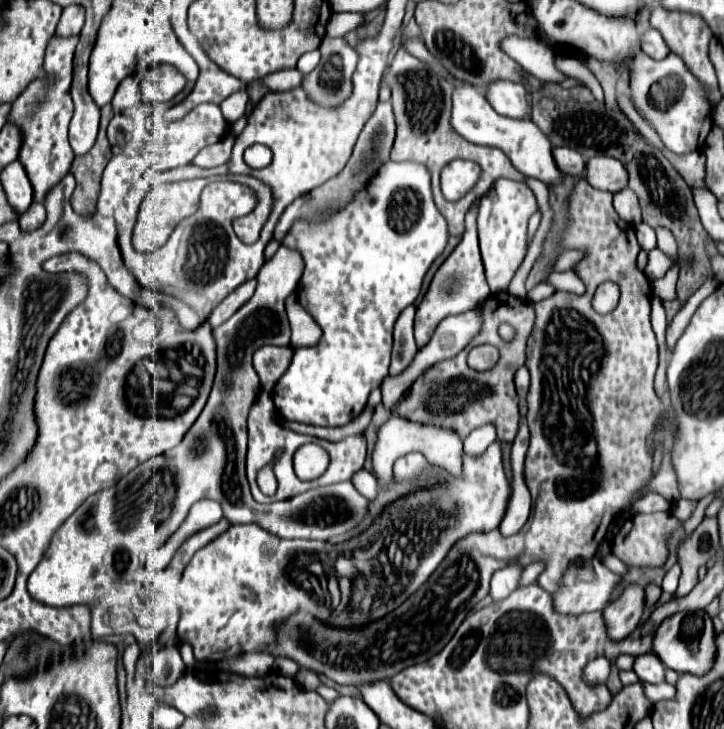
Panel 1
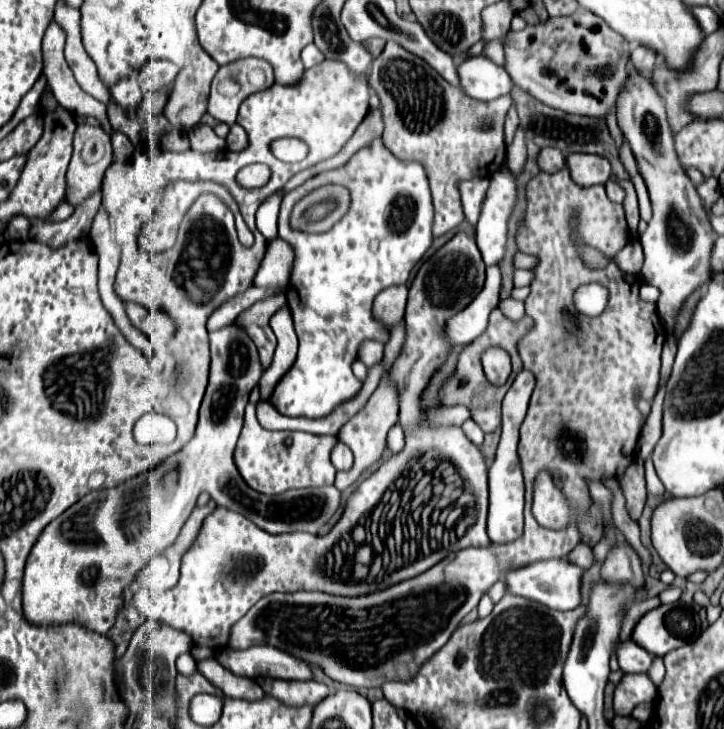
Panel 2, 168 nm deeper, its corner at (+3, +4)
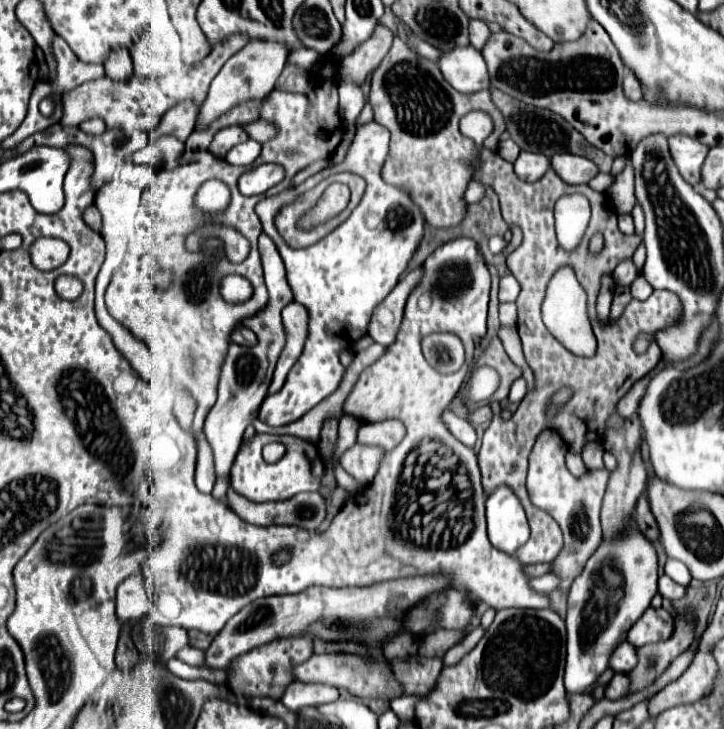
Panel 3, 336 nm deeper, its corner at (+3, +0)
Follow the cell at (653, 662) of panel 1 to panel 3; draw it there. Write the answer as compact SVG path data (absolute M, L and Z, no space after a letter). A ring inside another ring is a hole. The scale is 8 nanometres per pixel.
M628 641L620 643L620 647L616 647L616 651L612 653L612 659L608 661L608 665L616 673L628 673L636 665L636 647L632 647Z

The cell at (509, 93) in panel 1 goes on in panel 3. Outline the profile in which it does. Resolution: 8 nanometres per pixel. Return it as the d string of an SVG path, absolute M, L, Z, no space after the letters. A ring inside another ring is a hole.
M472 45L442 53L438 57L438 67L444 79L460 93L476 93L490 87L486 63Z

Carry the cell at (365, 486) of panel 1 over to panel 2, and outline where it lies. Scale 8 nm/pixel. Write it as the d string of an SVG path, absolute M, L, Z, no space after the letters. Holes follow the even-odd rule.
M338 443L334 449L332 449L332 463L338 471L348 471L352 469L352 463L354 463L354 457L352 457L352 451L344 445L344 443Z

